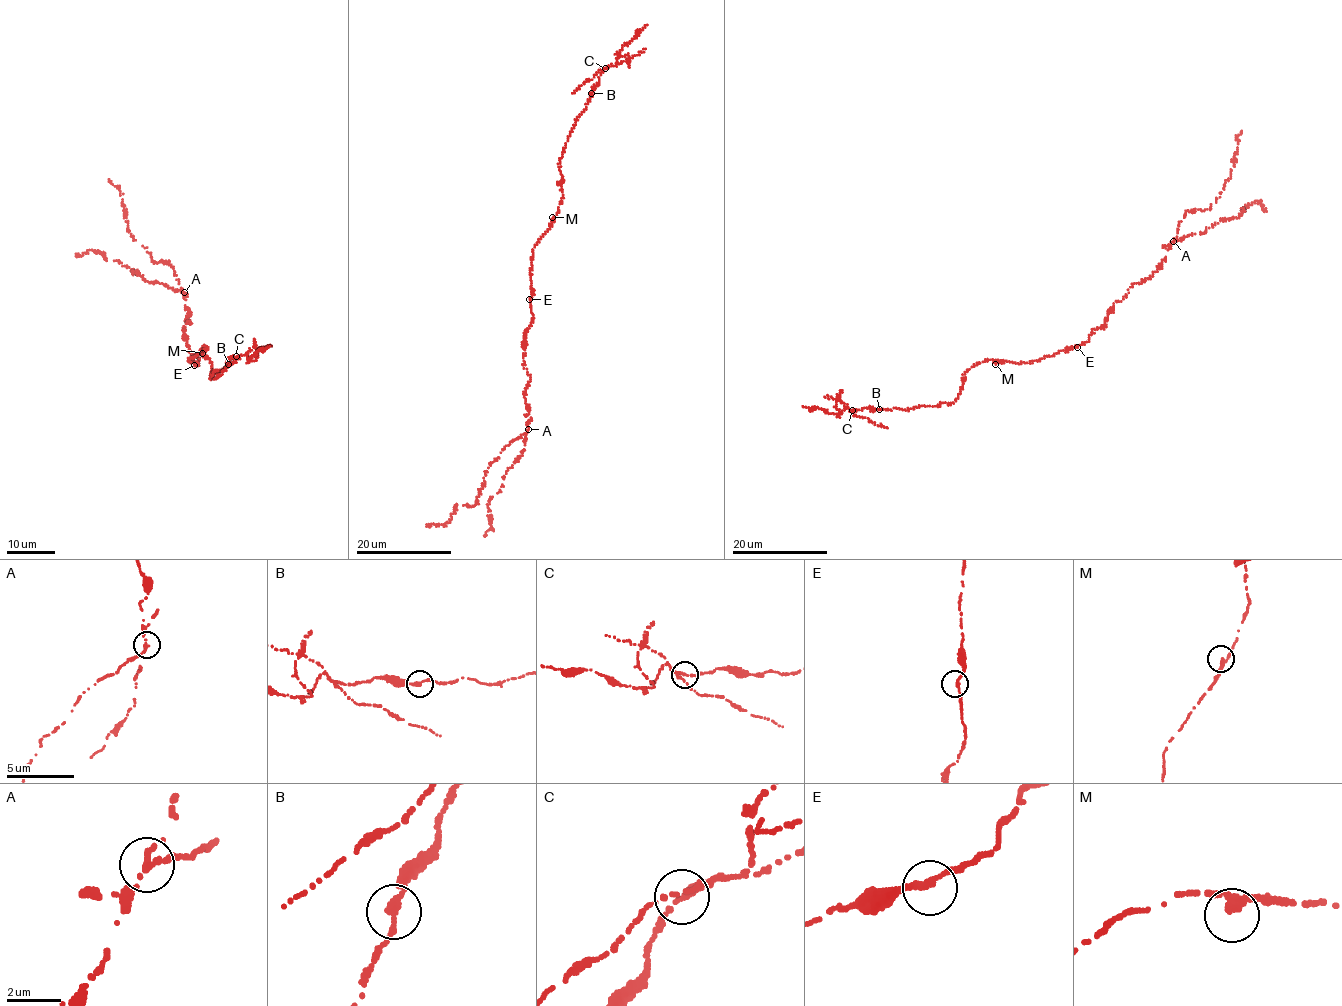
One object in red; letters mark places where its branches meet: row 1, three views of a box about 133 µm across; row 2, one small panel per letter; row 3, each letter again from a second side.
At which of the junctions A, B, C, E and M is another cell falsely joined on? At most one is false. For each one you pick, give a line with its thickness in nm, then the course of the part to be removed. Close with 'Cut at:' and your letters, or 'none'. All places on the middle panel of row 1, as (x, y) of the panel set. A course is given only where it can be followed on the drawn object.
A: calibre 240 nm; course (528, 429), (504, 447), (491, 463), (476, 505), (455, 506), (444, 524), (426, 524)
Cut at: A

